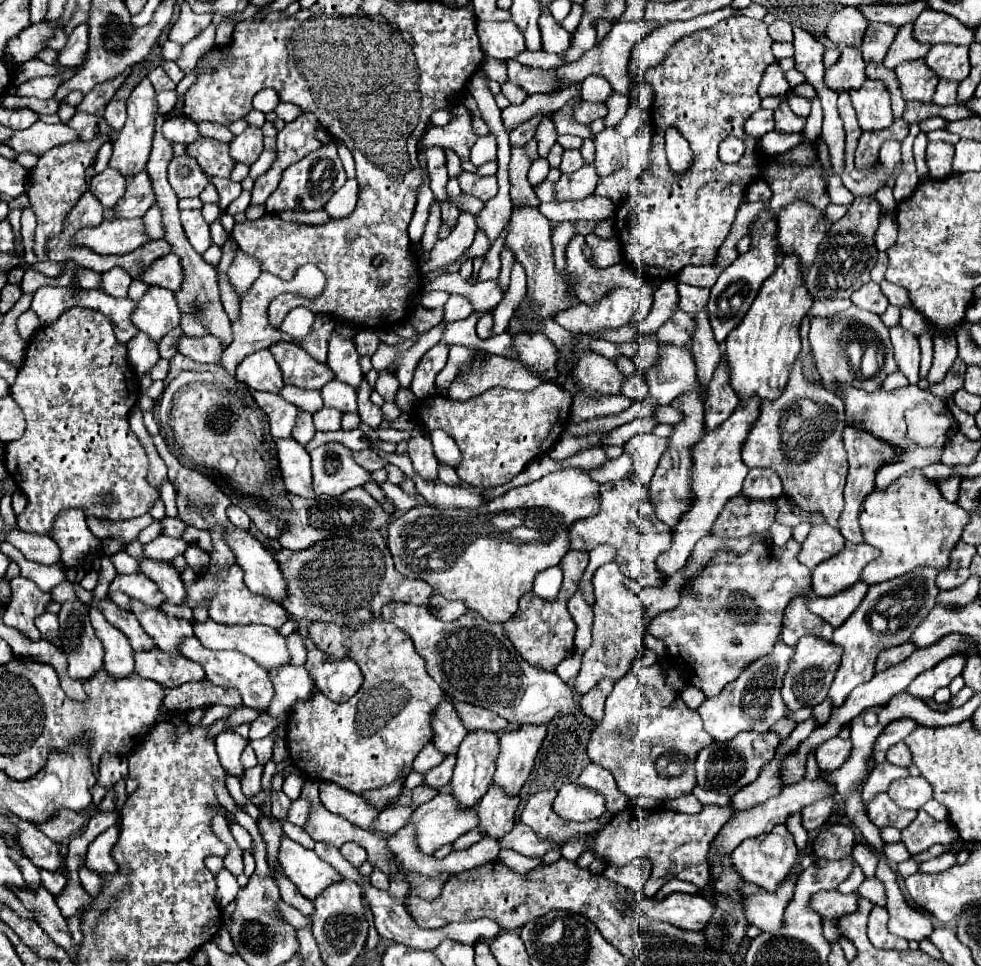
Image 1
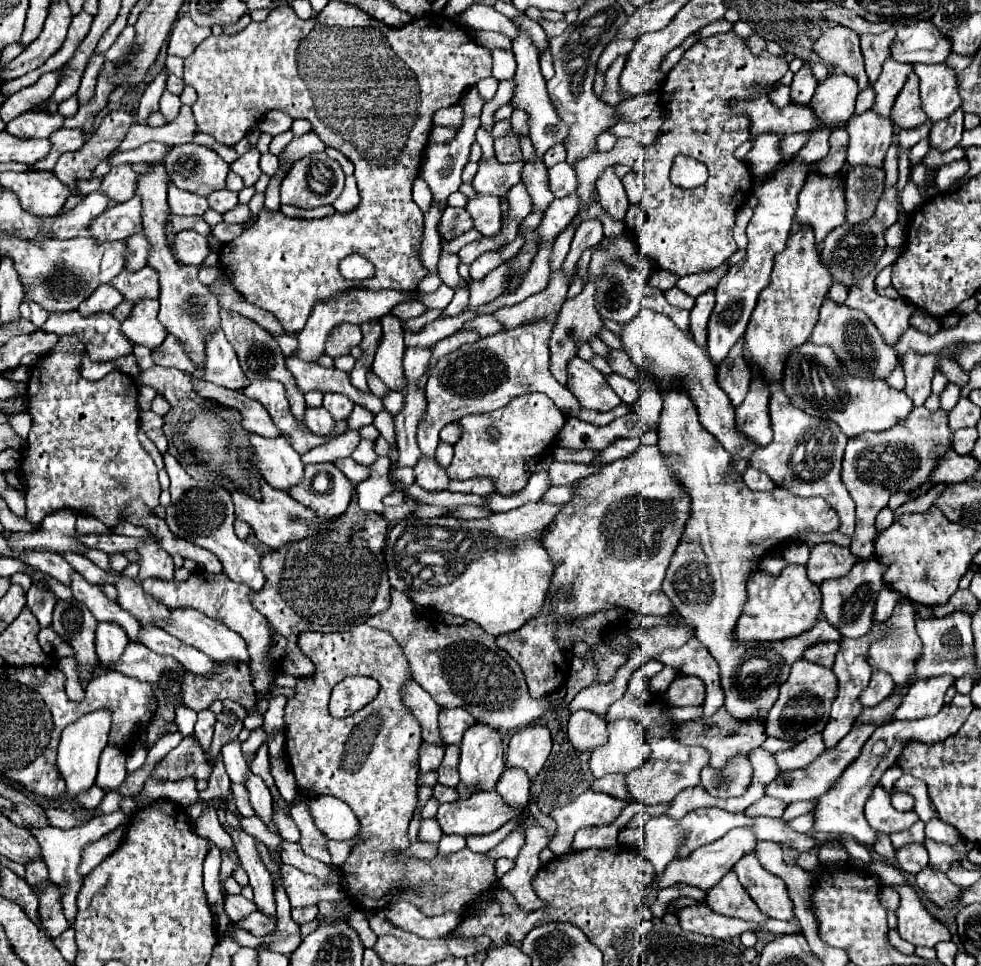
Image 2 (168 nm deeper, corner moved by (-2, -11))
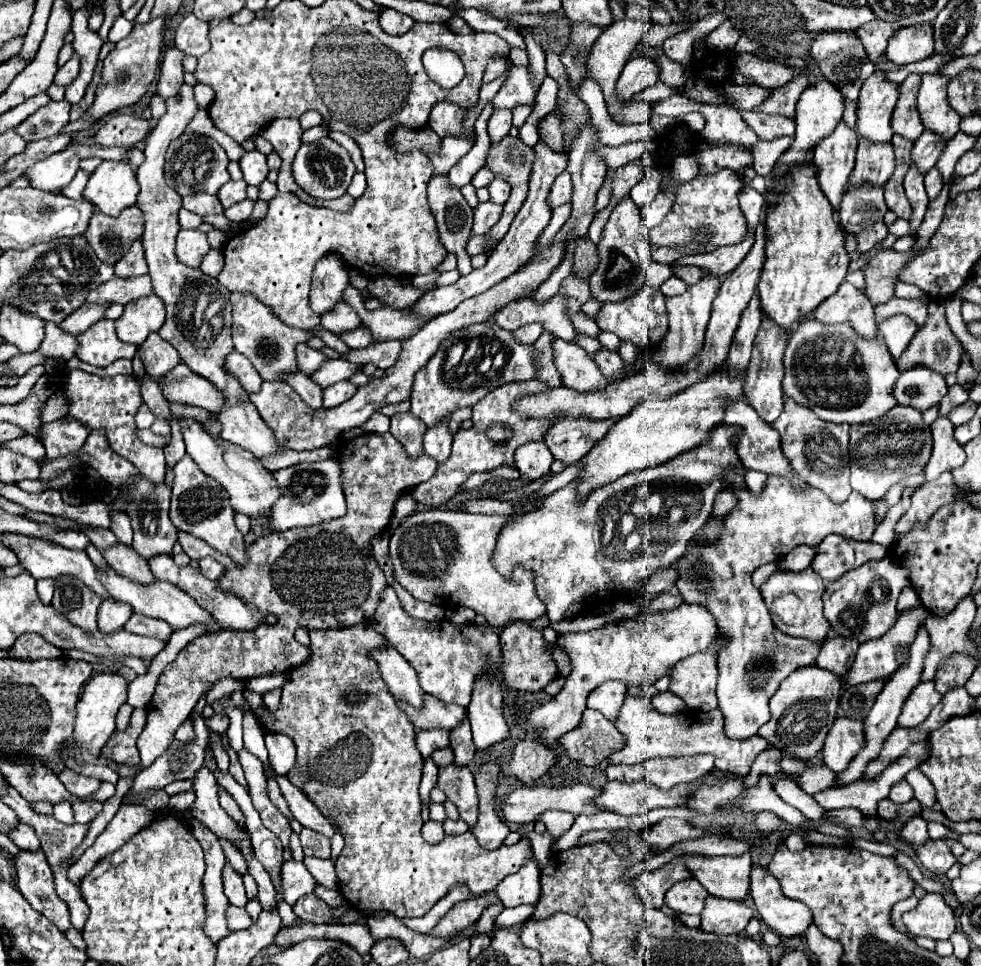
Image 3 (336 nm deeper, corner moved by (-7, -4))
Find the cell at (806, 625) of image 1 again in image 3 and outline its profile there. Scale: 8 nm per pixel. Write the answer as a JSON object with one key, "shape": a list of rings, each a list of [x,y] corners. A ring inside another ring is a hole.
{"shape":[[[828,637],[822,645],[820,655],[816,657],[816,665],[828,669],[836,675],[844,675],[856,657],[858,641],[846,641],[846,637]]]}

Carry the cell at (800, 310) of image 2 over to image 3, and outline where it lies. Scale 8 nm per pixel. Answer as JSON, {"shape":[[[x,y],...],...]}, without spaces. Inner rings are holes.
{"shape":[[[794,167],[776,189],[784,191],[784,197],[780,197],[780,203],[768,213],[768,259],[760,275],[758,297],[764,317],[790,331],[790,325],[808,319],[826,297],[836,293],[850,257],[842,245],[842,227],[836,223],[832,207],[818,187],[814,167]]]}

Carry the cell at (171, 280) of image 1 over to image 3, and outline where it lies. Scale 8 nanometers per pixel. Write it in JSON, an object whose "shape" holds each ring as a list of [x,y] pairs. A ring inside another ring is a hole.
{"shape":[[[142,275],[142,277],[112,277],[110,281],[106,281],[104,285],[100,285],[100,289],[94,289],[86,303],[104,303],[104,301],[112,301],[112,303],[130,303],[136,301],[140,297],[148,297],[152,295],[152,283],[150,283],[150,275]]]}

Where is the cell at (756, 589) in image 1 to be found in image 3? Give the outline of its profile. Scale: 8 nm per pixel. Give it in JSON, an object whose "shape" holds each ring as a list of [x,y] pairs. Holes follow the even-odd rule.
{"shape":[[[808,567],[804,573],[774,573],[762,587],[762,597],[766,607],[770,609],[772,623],[786,635],[792,637],[806,637],[814,641],[824,641],[830,623],[822,613],[822,593],[824,581],[816,577],[816,573]]]}

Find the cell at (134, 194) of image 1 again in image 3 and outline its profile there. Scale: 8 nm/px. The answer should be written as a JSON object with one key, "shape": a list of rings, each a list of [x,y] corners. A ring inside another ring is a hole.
{"shape":[[[132,205],[126,207],[118,217],[94,213],[84,237],[102,261],[116,263],[130,249],[130,243],[136,237],[142,237],[142,231],[144,215],[136,205]]]}

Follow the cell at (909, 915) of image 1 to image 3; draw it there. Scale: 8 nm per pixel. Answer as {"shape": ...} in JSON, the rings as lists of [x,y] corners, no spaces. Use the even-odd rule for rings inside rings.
{"shape":[[[926,893],[916,909],[906,911],[902,915],[904,925],[916,937],[930,937],[930,939],[948,939],[956,929],[954,911],[946,905],[940,893]]]}

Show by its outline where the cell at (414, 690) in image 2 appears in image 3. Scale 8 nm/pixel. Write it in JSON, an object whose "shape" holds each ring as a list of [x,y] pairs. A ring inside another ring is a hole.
{"shape":[[[394,647],[378,649],[378,651],[372,651],[370,655],[372,659],[378,661],[382,679],[386,681],[390,693],[398,701],[404,701],[416,709],[422,709],[426,693],[422,691],[412,665]]]}

